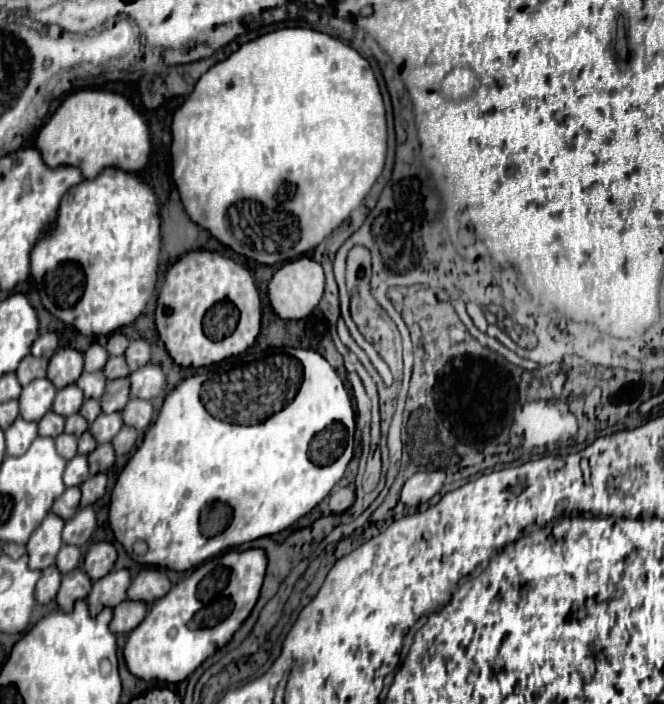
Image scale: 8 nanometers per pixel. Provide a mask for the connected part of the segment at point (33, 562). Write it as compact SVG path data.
M49 513L43 523L33 531L29 543L27 543L27 555L31 569L47 569L49 565L55 565L55 557L63 545L61 541L63 531L63 519L55 517L55 513Z

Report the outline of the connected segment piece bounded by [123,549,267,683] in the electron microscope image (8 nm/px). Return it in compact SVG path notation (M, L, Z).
M249 549L243 553L227 551L199 565L187 579L179 581L167 593L167 597L161 597L159 601L155 601L149 607L147 617L127 637L123 657L125 657L129 673L145 681L159 679L167 683L179 683L187 679L209 655L215 653L215 649L223 647L233 637L233 633L239 629L239 625L247 619L247 615L251 613L259 597L265 567L267 567L267 559L265 559L265 551L261 549Z

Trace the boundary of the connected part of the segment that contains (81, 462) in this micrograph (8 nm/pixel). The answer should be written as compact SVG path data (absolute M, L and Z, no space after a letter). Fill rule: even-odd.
M77 455L77 457L73 457L73 459L67 463L67 467L65 467L65 475L63 475L65 485L67 485L67 487L81 485L87 477L89 477L87 457L85 457L85 455Z

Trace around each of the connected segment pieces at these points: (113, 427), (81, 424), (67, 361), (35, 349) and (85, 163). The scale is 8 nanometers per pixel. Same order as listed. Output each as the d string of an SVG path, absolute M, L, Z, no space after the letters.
M101 413L93 425L89 427L91 435L95 437L95 441L101 445L101 443L109 443L117 433L119 429L123 427L123 419L121 419L121 413L111 413L111 415L105 415Z
M71 415L65 419L65 431L79 437L83 431L87 431L87 421L83 421L81 415Z
M65 347L65 349L59 349L51 357L47 379L57 389L63 389L63 387L75 383L81 373L83 373L83 355L71 347Z
M45 333L45 335L39 335L35 339L35 345L31 347L31 353L35 357L51 357L55 351L57 351L57 345L59 345L59 339L55 333Z
M81 89L71 93L39 131L37 149L49 167L71 165L77 167L85 179L95 179L105 167L141 171L147 165L151 143L145 119L125 97Z

